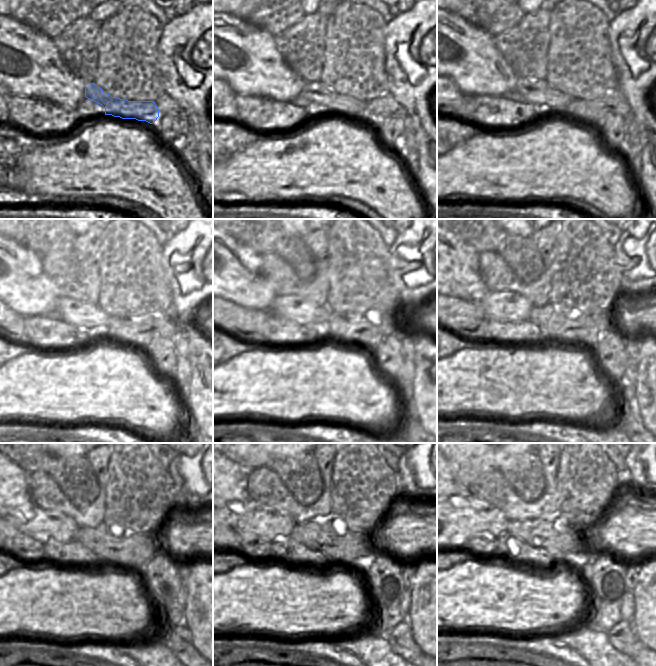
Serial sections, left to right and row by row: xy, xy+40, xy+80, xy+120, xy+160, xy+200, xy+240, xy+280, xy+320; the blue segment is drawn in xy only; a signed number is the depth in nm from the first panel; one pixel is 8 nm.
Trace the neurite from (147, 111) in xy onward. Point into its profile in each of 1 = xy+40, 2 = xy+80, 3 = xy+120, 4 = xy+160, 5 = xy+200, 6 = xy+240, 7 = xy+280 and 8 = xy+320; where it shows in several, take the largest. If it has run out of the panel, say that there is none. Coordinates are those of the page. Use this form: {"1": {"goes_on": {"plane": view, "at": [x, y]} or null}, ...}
{"1": {"goes_on": {"plane": "xy+40", "at": [315, 95]}}, "2": {"goes_on": {"plane": "xy+80", "at": [538, 92]}}, "3": {"goes_on": {"plane": "xy+120", "at": [83, 315]}}, "4": {"goes_on": {"plane": "xy+160", "at": [292, 307]}}, "5": {"goes_on": {"plane": "xy+200", "at": [501, 305]}}, "6": {"goes_on": {"plane": "xy+240", "at": [45, 525]}}, "7": {"goes_on": {"plane": "xy+280", "at": [251, 517]}}, "8": {"goes_on": {"plane": "xy+320", "at": [471, 515]}}}

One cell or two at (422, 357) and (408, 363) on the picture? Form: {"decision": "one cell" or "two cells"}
{"decision": "two cells"}

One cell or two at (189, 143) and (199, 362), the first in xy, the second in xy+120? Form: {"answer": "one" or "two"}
{"answer": "two"}

